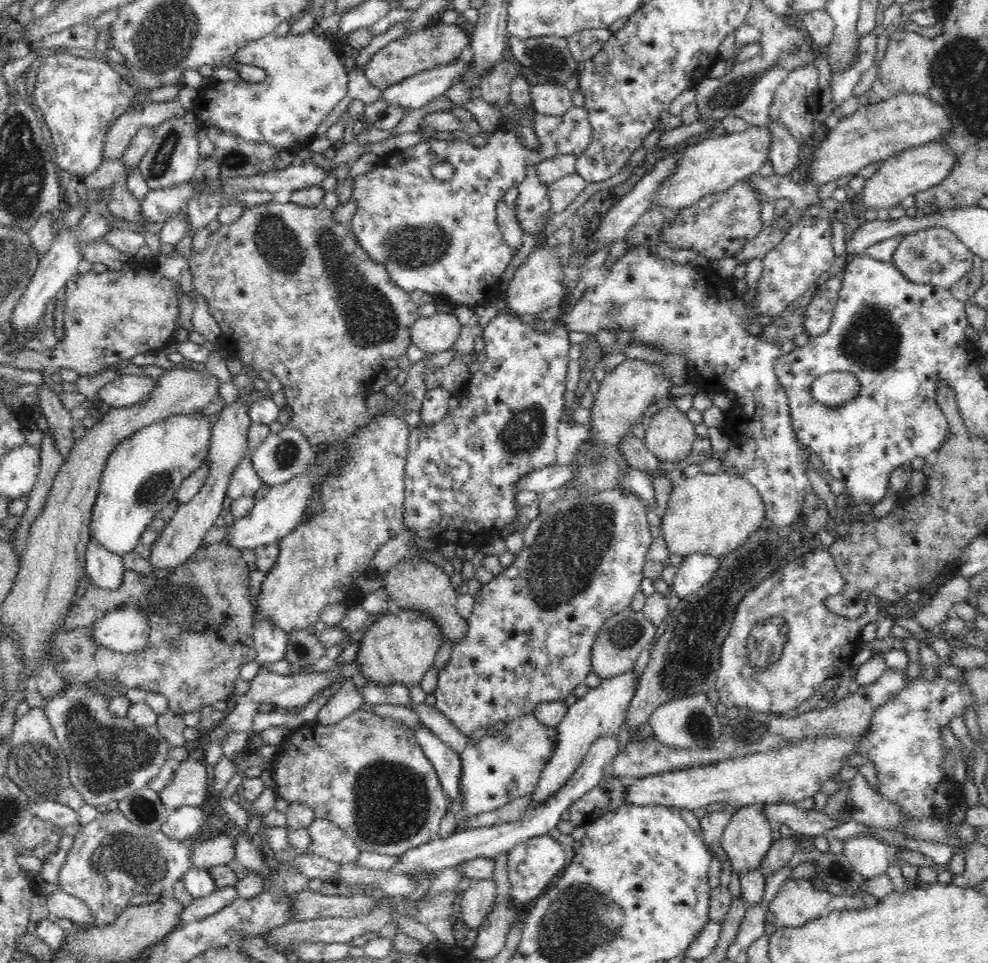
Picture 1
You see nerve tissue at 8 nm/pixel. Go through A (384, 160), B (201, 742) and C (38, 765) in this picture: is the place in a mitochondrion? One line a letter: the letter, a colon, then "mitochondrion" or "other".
A: other
B: other
C: mitochondrion

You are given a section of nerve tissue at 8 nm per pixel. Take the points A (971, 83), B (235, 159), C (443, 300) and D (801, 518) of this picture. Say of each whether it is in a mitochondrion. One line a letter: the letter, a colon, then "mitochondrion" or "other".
A: mitochondrion
B: mitochondrion
C: other
D: other

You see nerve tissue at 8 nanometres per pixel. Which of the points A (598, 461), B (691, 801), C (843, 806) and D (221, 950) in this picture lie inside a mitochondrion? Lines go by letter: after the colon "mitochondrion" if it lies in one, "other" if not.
A: mitochondrion
B: other
C: mitochondrion
D: other

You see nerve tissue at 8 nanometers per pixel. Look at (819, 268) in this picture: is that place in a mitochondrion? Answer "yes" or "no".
no

